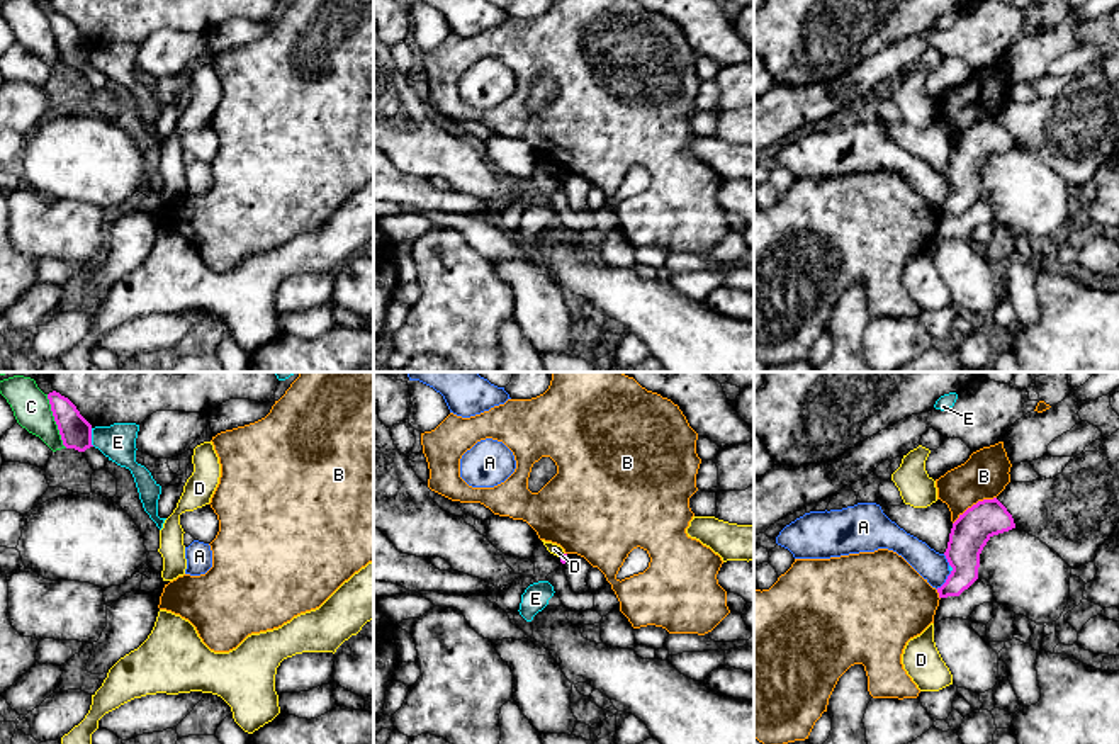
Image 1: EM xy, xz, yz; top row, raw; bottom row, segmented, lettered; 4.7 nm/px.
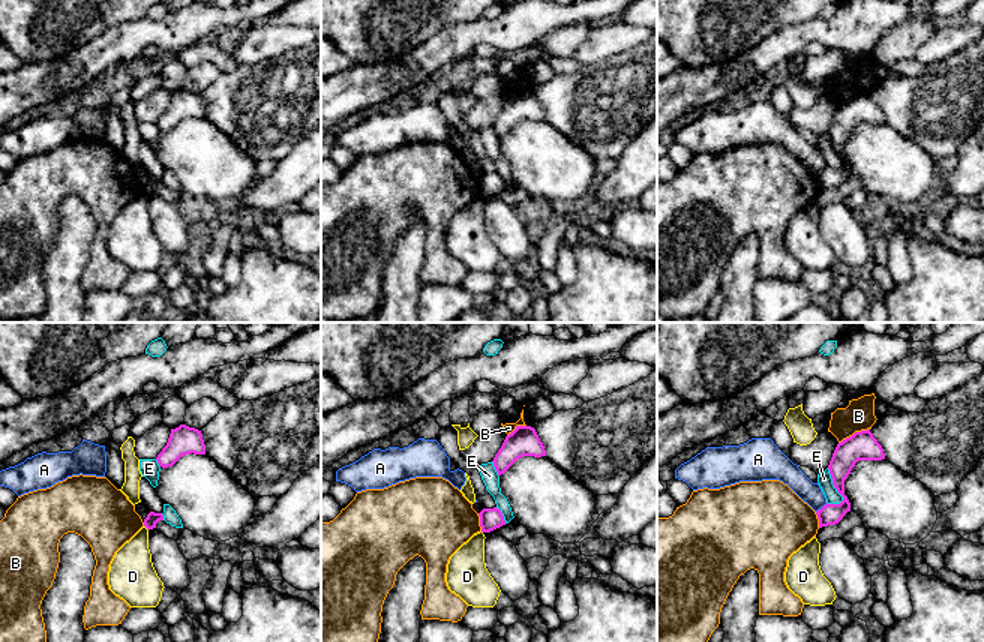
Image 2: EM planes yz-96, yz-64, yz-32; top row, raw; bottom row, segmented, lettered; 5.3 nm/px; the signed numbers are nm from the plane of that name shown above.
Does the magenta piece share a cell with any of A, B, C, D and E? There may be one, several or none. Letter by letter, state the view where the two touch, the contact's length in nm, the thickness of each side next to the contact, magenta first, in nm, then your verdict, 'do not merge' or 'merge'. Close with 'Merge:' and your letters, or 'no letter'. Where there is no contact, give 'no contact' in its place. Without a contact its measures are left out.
A: yz | 120 nm | 180/140 nm | do not merge
B: yz | 240 nm | 180/220 nm | do not merge
C: xy | 280 nm | 150/180 nm | do not merge
D: xz | 40 nm | 30/50 nm | do not merge
E: xy | 90 nm | 150/170 nm | do not merge
Merge: no letter

